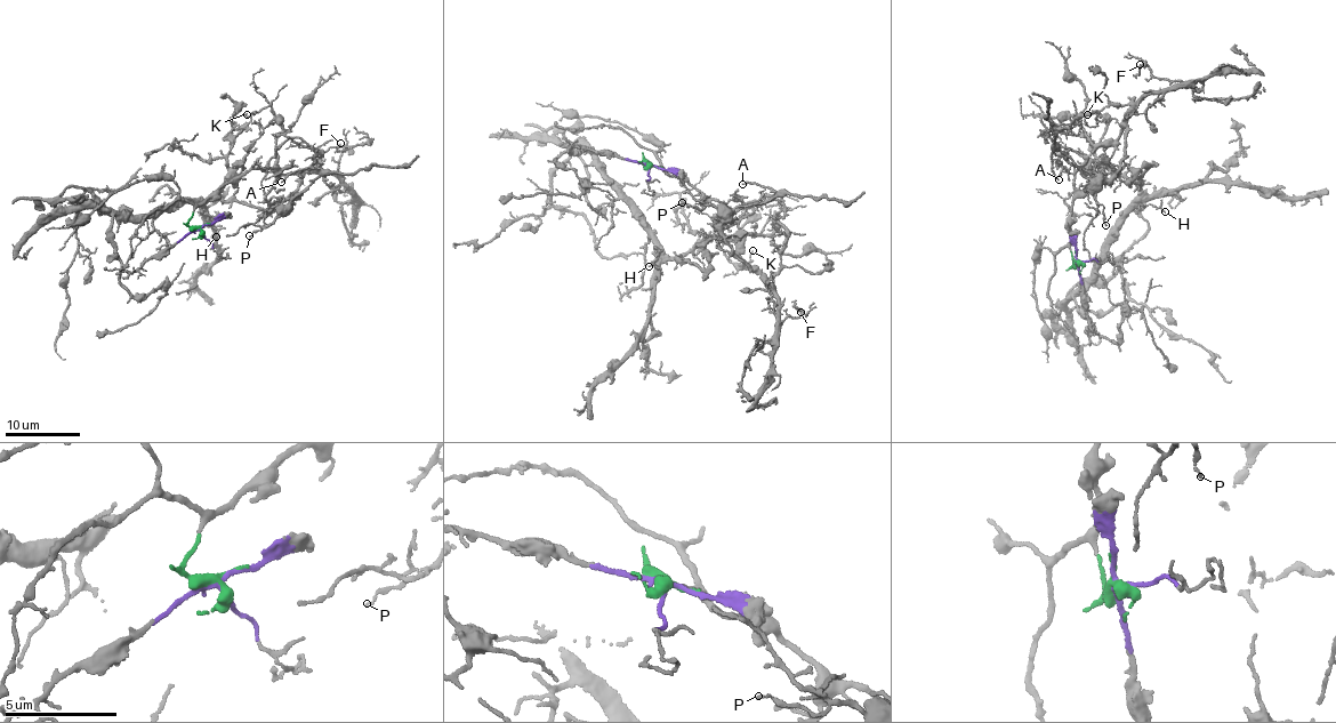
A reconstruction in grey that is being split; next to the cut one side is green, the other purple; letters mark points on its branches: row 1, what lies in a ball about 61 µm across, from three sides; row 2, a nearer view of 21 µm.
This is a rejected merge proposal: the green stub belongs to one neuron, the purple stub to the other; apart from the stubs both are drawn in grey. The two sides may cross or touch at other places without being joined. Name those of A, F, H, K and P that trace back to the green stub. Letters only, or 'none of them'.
A, F, P

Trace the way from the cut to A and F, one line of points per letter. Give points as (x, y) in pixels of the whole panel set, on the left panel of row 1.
A: (200, 227), (187, 224), (196, 203), (254, 168), (296, 175), (284, 210), (321, 171), (281, 182)
F: (200, 227), (187, 224), (196, 203), (254, 168), (338, 177), (353, 201), (336, 197), (347, 149), (339, 143)

